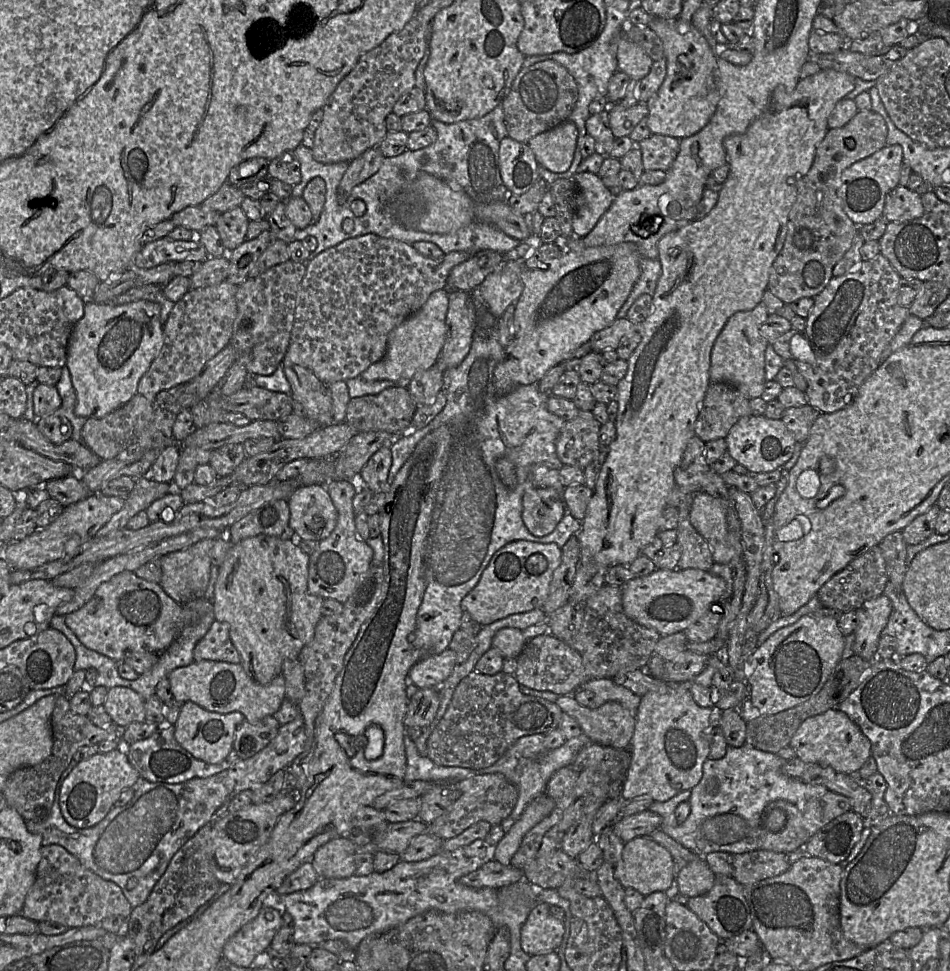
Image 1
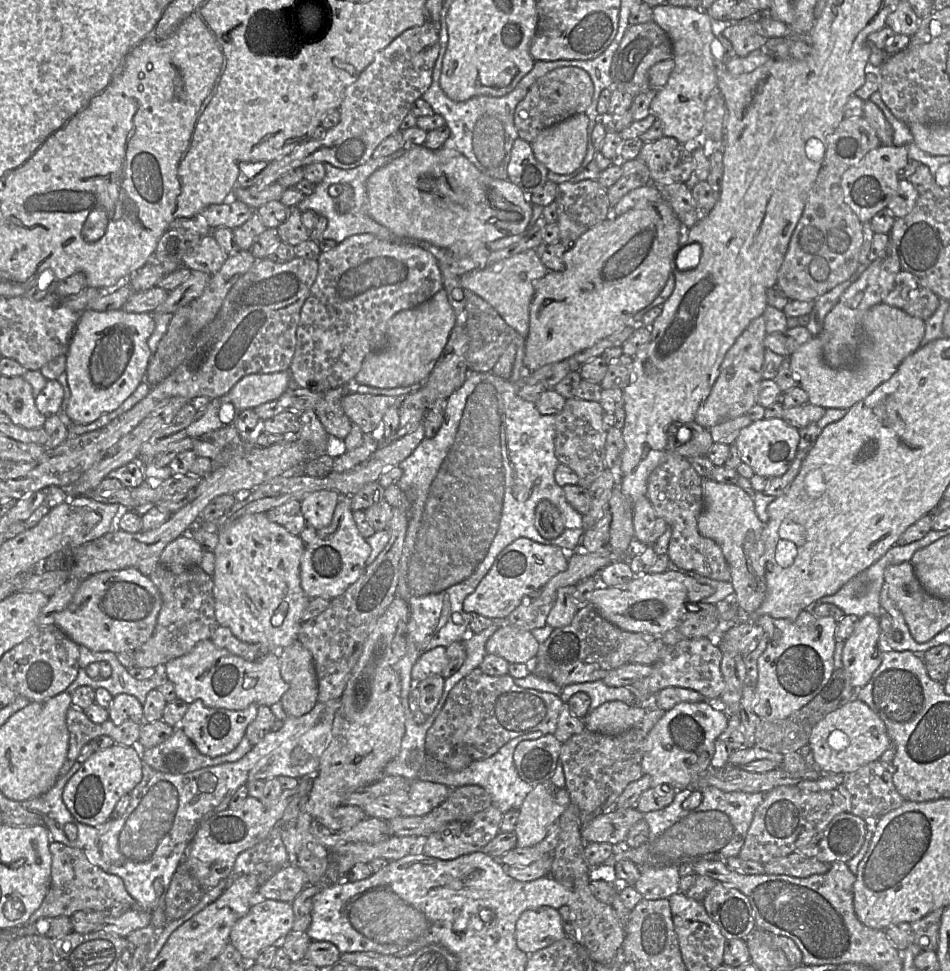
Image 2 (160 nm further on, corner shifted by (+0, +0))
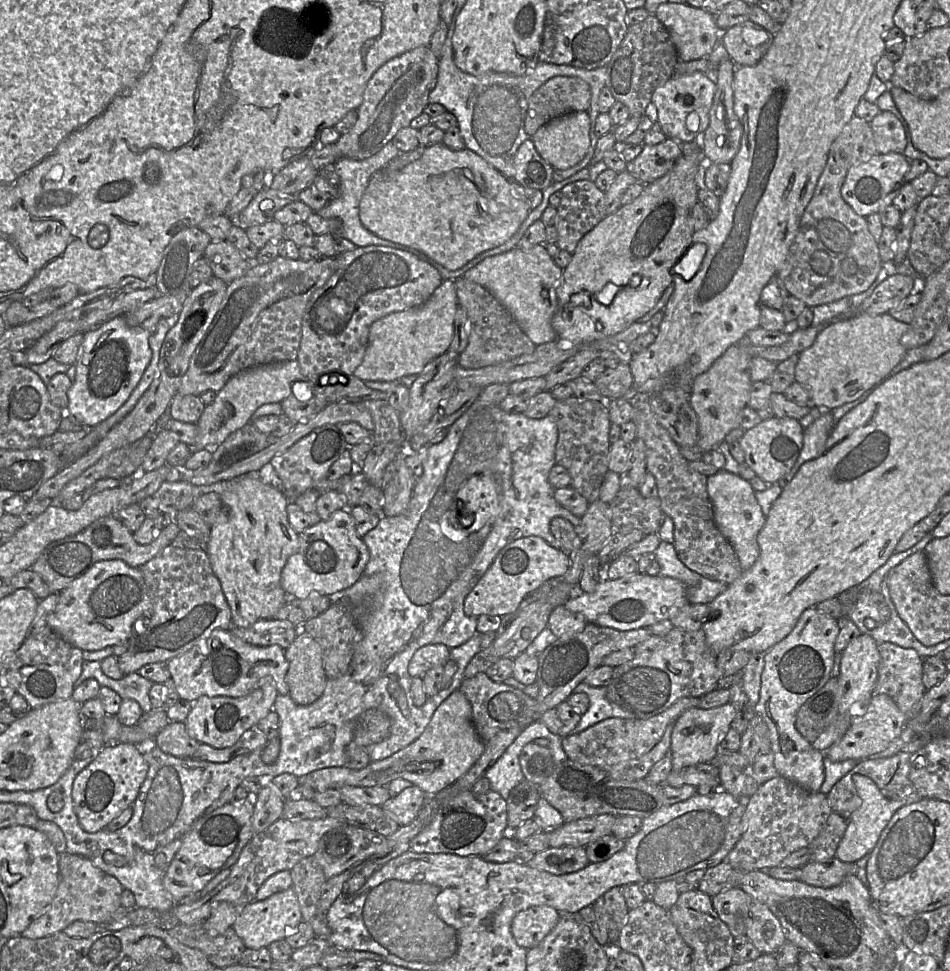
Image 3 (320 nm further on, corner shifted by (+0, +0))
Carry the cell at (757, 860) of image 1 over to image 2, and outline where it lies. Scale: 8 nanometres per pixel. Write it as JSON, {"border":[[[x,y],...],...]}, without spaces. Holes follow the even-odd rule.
{"border":[[[798,852],[763,864],[764,874],[789,875],[795,878],[806,878],[815,874],[824,874],[830,864],[808,858]]]}

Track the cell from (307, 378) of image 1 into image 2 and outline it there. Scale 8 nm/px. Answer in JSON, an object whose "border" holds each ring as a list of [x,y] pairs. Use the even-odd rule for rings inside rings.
{"border":[[[350,383],[325,391],[315,408],[317,416],[330,437],[343,440],[351,430],[352,422],[345,414],[341,400],[352,388],[353,383]]]}

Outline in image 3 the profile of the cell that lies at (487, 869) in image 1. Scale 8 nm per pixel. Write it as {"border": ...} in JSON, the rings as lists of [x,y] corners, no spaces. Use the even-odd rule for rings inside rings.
{"border":[[[549,847],[526,863],[529,867],[554,875],[581,870],[589,864],[585,847]]]}

